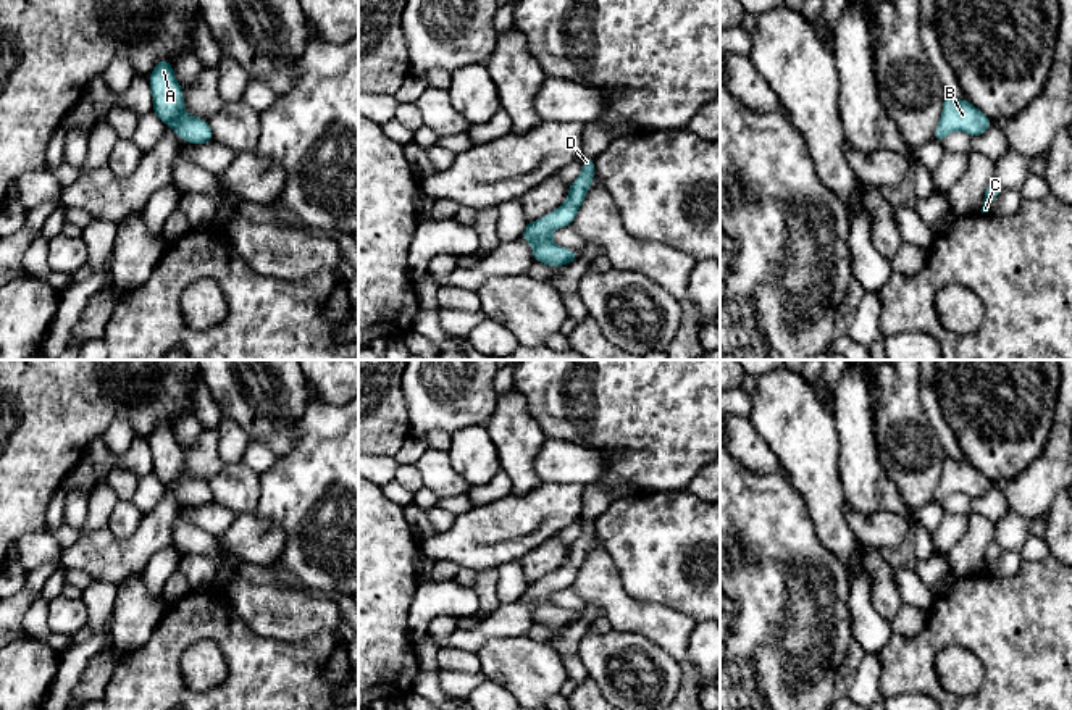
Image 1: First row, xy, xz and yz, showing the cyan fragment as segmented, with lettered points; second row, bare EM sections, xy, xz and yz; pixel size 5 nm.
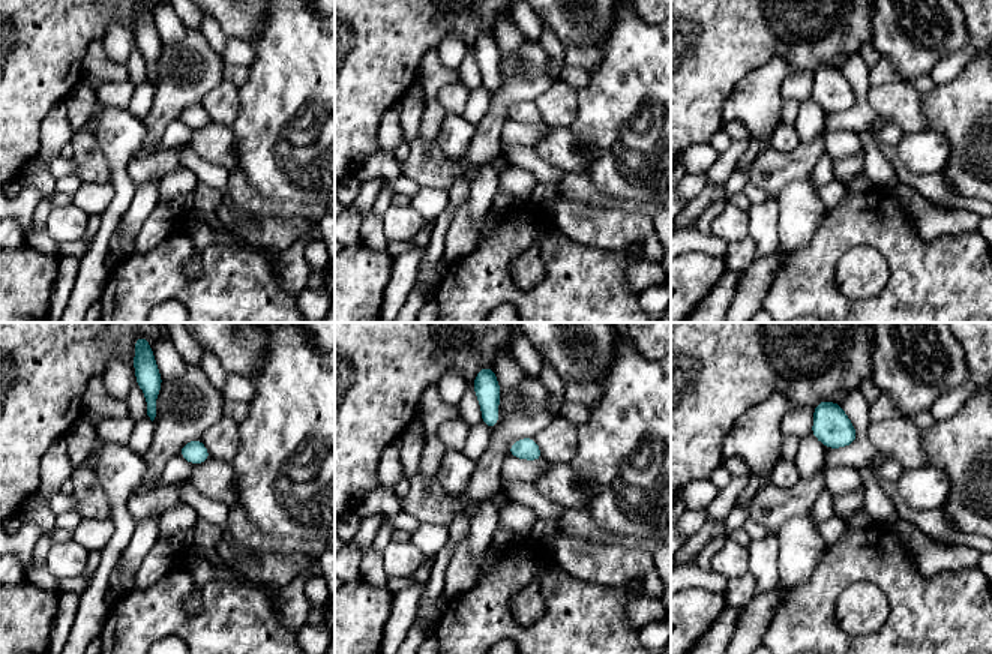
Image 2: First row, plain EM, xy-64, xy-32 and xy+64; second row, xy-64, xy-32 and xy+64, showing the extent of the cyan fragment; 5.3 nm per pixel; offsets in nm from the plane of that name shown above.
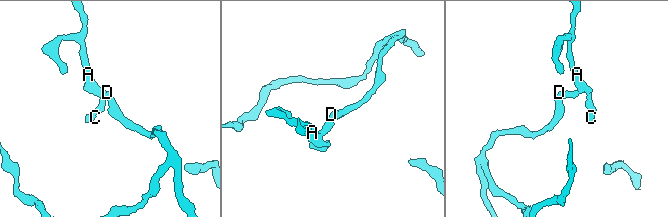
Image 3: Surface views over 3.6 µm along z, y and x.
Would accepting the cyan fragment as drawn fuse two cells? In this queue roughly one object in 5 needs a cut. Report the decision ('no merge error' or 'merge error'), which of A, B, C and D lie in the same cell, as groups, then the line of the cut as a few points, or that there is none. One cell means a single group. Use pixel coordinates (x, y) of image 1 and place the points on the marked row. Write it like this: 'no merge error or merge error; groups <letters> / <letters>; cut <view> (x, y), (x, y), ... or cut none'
no merge error; groups A B C D; cut none

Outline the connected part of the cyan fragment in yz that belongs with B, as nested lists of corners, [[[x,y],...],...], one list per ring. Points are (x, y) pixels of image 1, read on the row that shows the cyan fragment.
[[[944,94],[943,113],[938,129],[933,132],[933,140],[941,144],[943,139],[954,131],[964,131],[972,137],[978,137],[990,129],[991,124],[993,121],[967,98],[957,100]]]

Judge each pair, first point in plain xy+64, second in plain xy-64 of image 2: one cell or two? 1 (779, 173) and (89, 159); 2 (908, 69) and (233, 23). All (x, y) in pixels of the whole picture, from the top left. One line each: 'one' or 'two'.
1: one
2: one

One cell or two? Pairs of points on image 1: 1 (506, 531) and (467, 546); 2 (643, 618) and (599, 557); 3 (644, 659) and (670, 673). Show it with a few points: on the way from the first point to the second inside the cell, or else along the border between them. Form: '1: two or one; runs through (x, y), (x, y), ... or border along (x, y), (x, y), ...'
1: one; runs through (496, 534), (477, 541)
2: one; runs through (627, 609), (599, 581), (599, 573)
3: one; runs through (651, 665), (659, 673), (664, 673)

